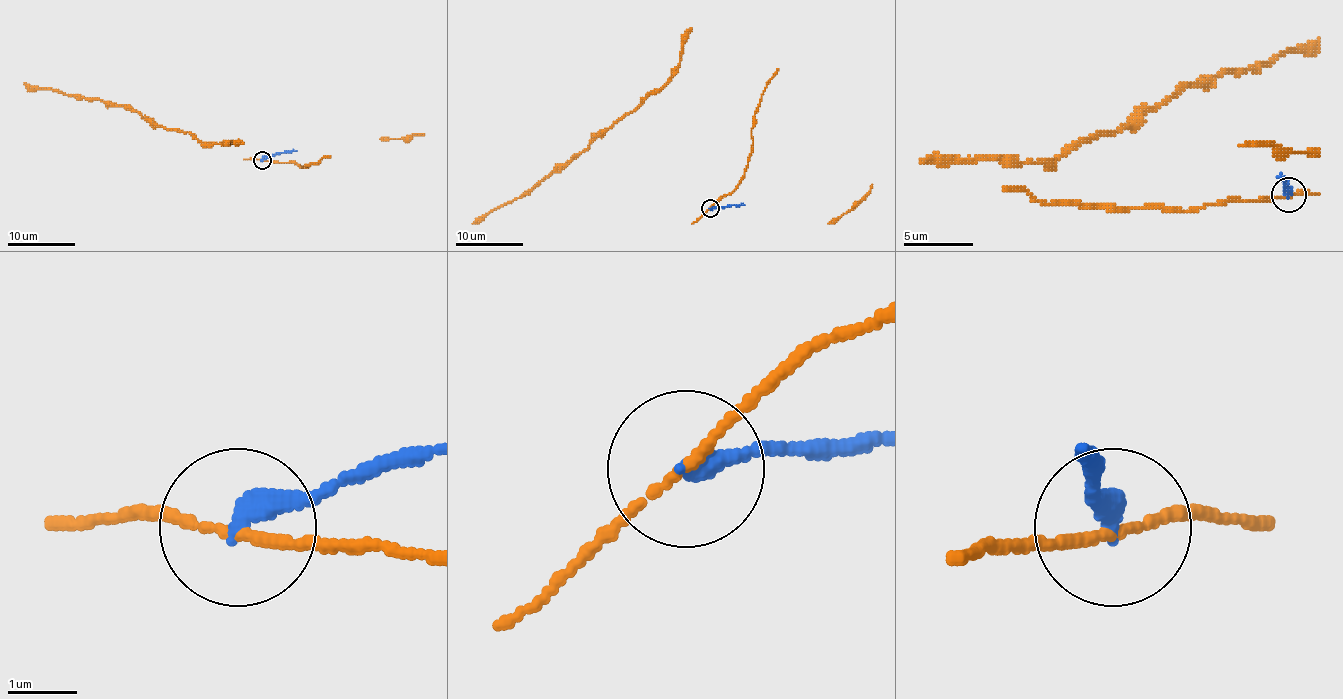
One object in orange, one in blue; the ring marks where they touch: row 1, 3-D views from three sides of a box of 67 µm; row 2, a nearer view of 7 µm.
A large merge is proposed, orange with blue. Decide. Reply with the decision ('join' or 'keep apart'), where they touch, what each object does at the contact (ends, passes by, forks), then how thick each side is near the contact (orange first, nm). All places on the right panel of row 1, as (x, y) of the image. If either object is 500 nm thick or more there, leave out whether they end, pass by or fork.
keep apart; at (1288, 195); orange passes by; blue ends there; 120 nm thick on the orange side, 320 nm on the other

